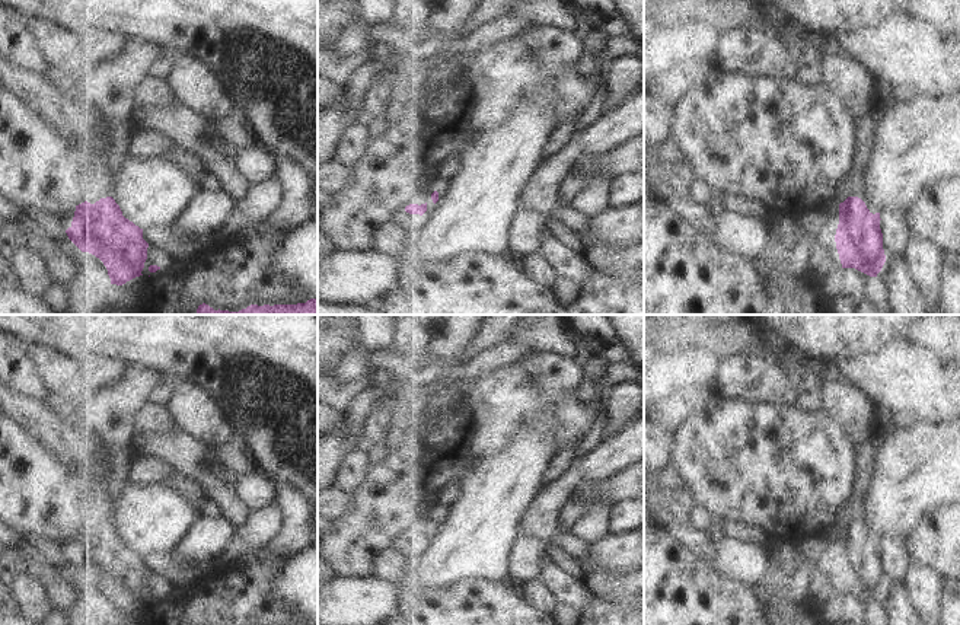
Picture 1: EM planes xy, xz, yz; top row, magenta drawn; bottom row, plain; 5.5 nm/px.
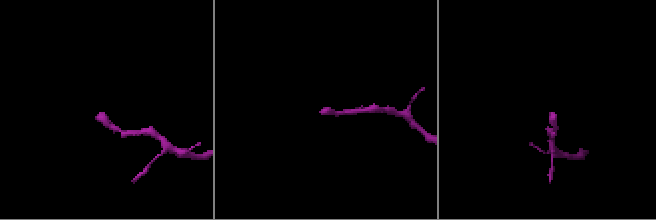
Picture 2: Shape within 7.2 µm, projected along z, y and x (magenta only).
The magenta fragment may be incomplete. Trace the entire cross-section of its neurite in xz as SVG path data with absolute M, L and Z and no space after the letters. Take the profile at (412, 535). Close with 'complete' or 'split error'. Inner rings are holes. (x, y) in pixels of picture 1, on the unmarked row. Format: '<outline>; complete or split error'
M434 517L425 530L409 530L405 533L404 546L420 546L421 542L438 527L438 519Z; split error

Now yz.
M873 437L864 439L857 446L857 487L848 504L849 523L839 530L835 561L842 594L855 594L870 603L877 603L886 589L880 539L873 541L861 526L877 460L878 444Z; split error

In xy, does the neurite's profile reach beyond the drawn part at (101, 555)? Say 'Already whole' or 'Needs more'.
Needs more.

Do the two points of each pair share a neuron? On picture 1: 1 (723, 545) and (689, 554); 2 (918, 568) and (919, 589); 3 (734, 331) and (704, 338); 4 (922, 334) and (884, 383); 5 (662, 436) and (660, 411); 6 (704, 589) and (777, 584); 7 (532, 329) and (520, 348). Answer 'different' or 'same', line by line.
1: different
2: same
3: same
4: different
5: different
6: different
7: different

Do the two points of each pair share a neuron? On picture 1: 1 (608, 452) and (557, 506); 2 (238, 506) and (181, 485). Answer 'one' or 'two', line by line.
1: one
2: two

